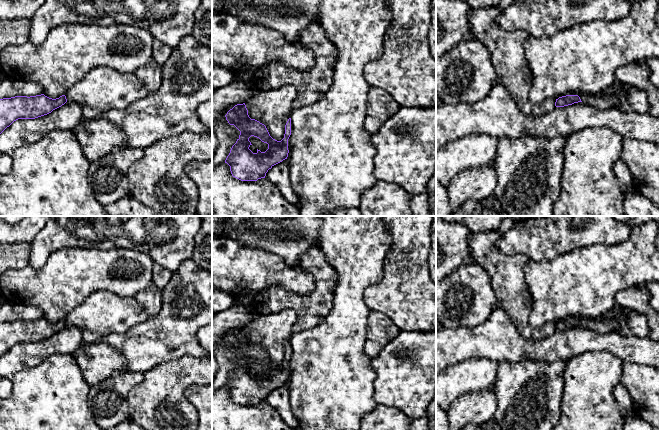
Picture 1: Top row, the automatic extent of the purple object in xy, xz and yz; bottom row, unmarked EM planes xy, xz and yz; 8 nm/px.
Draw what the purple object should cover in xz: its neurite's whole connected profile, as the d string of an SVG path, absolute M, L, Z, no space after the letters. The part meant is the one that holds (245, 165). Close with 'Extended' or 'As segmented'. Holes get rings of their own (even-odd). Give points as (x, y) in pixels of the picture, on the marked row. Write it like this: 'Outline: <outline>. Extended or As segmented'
Outline: M245 103L235 105L225 117L230 125L234 125L240 131L239 138L225 160L225 163L230 166L233 177L241 181L257 181L265 178L268 170L274 165L287 159L291 118L285 125L284 138L277 141L270 136L264 124L249 117ZM251 136L267 143L268 149L265 152L257 149L257 152L253 153L249 149L252 145L249 141Z. As segmented

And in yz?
Outline: M566 95L556 99L555 106L564 107L578 102L582 102L578 95Z. As segmented

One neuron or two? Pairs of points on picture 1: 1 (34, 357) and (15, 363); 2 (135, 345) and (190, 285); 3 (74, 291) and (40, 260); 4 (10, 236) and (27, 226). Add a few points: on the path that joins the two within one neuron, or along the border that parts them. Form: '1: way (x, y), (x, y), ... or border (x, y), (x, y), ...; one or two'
1: way (29, 357), (20, 358); one
2: way (151, 332), (182, 301); one
3: border (62, 248), (54, 250), (42, 266), (29, 265); two
4: way (14, 233), (23, 230); one

